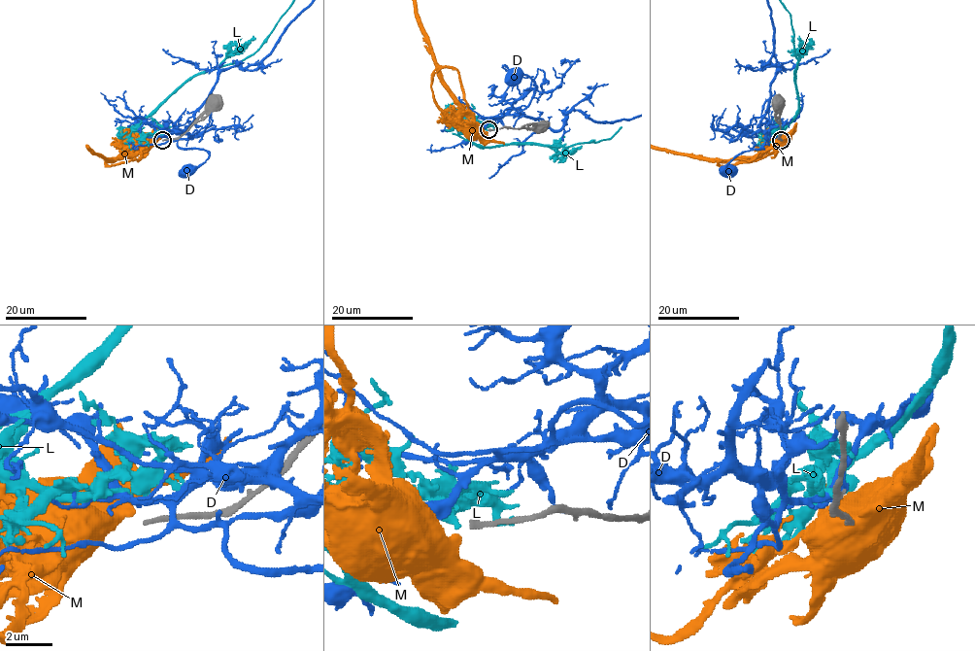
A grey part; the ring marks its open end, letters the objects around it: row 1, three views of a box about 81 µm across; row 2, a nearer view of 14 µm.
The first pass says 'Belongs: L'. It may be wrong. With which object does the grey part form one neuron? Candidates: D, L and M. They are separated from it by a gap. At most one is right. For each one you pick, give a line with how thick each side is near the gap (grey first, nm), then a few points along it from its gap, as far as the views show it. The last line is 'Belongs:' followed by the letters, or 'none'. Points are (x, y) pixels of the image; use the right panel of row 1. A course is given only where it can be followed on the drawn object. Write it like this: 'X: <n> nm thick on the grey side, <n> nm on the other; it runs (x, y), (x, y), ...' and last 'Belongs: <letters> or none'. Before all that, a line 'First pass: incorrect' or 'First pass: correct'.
First pass: correct
L: 240 nm thick on the grey side, 190 nm on the other
Belongs: L

